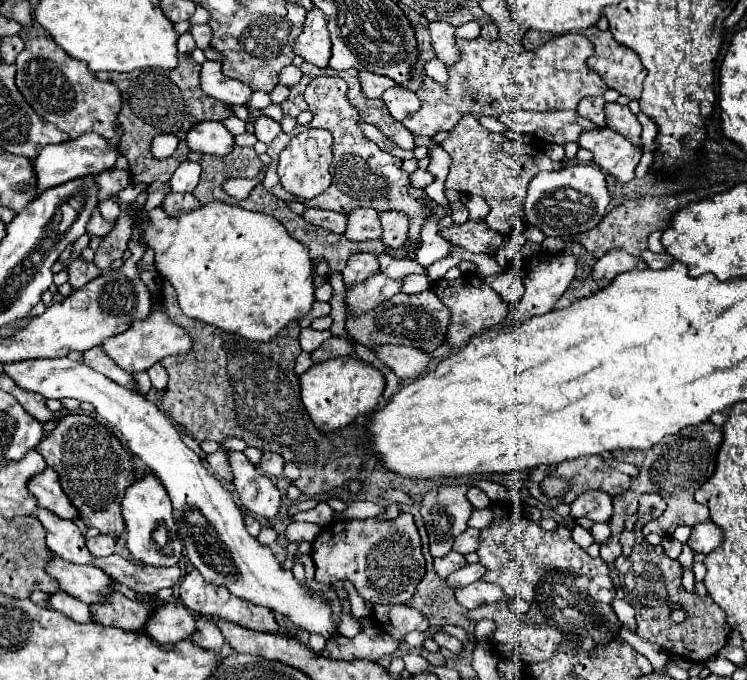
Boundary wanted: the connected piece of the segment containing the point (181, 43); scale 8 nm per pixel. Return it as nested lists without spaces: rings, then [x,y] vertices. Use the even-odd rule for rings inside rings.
[[[189,32],[182,34],[177,41],[177,48],[179,53],[190,54],[195,50],[195,41]]]

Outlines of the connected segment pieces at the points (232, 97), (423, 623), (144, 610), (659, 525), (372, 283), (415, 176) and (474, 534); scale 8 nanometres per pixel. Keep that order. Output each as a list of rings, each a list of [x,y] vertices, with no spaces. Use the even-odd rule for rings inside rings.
[[[208,59],[202,63],[200,83],[204,91],[226,105],[246,105],[252,97],[252,89],[240,81],[224,77],[220,65],[222,65],[220,61],[208,61]]]
[[[392,605],[388,611],[388,623],[392,625],[392,637],[404,641],[410,631],[426,631],[428,619],[410,605]]]
[[[122,593],[108,595],[104,603],[92,603],[92,621],[100,625],[116,625],[128,631],[140,631],[156,603],[140,605]]]
[[[704,421],[696,427],[686,427],[678,435],[662,439],[656,447],[652,447],[648,451],[622,451],[624,461],[636,465],[640,469],[640,475],[632,481],[630,491],[614,497],[614,513],[608,521],[610,539],[600,543],[600,557],[604,559],[604,563],[614,563],[614,559],[620,555],[618,537],[620,537],[620,531],[624,529],[624,517],[628,513],[636,513],[638,497],[642,493],[660,493],[664,497],[664,501],[668,503],[666,511],[662,513],[662,517],[658,521],[650,521],[642,527],[644,537],[650,533],[660,533],[660,531],[664,535],[670,535],[678,525],[694,527],[694,525],[710,519],[708,507],[694,501],[694,491],[712,477],[712,473],[716,469],[716,455],[718,455],[720,443],[722,443],[722,427],[716,427],[710,421]]]
[[[378,273],[372,279],[350,287],[348,289],[348,297],[346,297],[348,313],[360,315],[364,311],[370,311],[370,309],[378,307],[380,303],[384,303],[392,295],[400,293],[402,291],[402,283],[404,283],[404,277],[390,279],[384,273]]]
[[[416,169],[416,171],[410,175],[410,185],[418,187],[418,189],[428,187],[432,181],[434,181],[434,175],[430,175],[428,171],[422,171],[422,169]]]
[[[466,529],[464,533],[460,533],[460,537],[454,539],[454,551],[466,555],[466,553],[472,553],[478,549],[478,533],[476,529]]]

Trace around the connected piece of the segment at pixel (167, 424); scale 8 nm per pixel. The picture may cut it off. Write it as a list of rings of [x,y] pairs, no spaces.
[[[68,357],[6,363],[2,367],[8,377],[12,377],[18,387],[26,391],[40,393],[46,399],[72,397],[92,403],[96,413],[126,437],[130,451],[154,471],[168,491],[174,505],[178,535],[186,547],[190,563],[200,571],[206,583],[226,587],[240,599],[266,607],[274,613],[282,613],[302,631],[320,633],[324,639],[336,639],[340,635],[328,599],[312,595],[310,587],[298,583],[292,571],[278,563],[270,547],[260,545],[258,539],[246,531],[242,511],[234,503],[232,493],[204,467],[196,453],[184,445],[178,427],[158,409],[158,405],[150,403],[144,395],[132,389],[120,387],[82,361],[72,361]]]

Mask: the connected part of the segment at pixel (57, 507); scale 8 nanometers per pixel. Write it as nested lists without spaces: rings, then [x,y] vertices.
[[[46,467],[42,473],[38,473],[30,479],[28,491],[36,497],[38,507],[48,509],[48,511],[52,511],[64,519],[78,519],[74,505],[70,503],[70,499],[66,497],[66,493],[60,487],[58,473],[52,471],[50,467]]]

